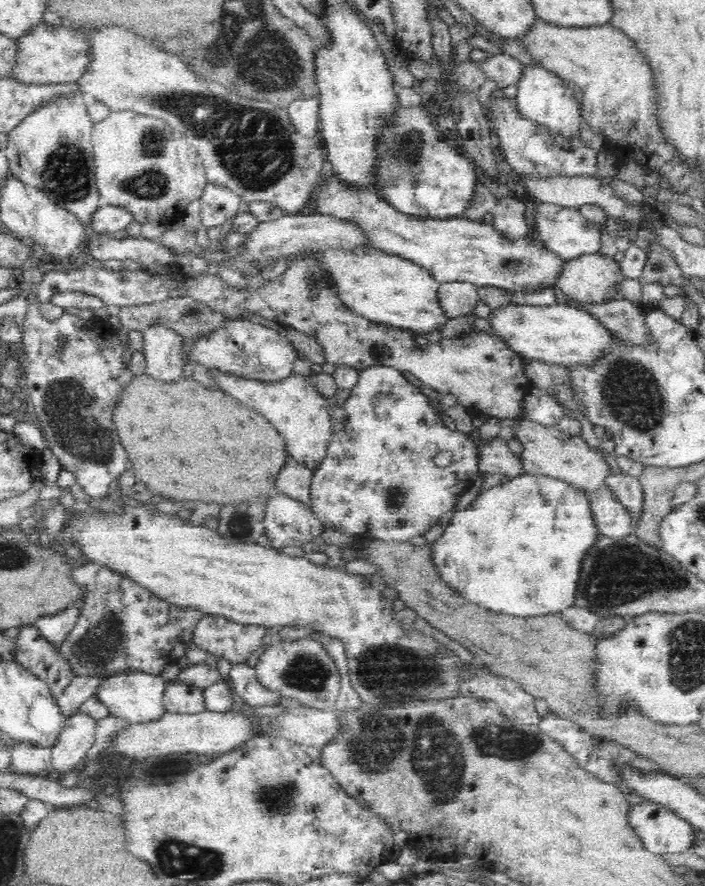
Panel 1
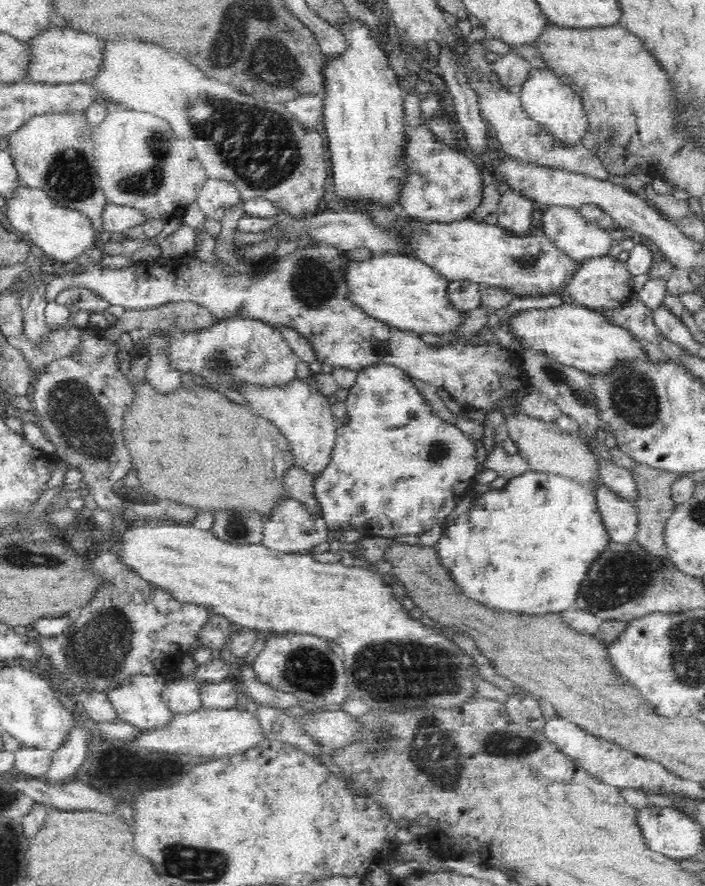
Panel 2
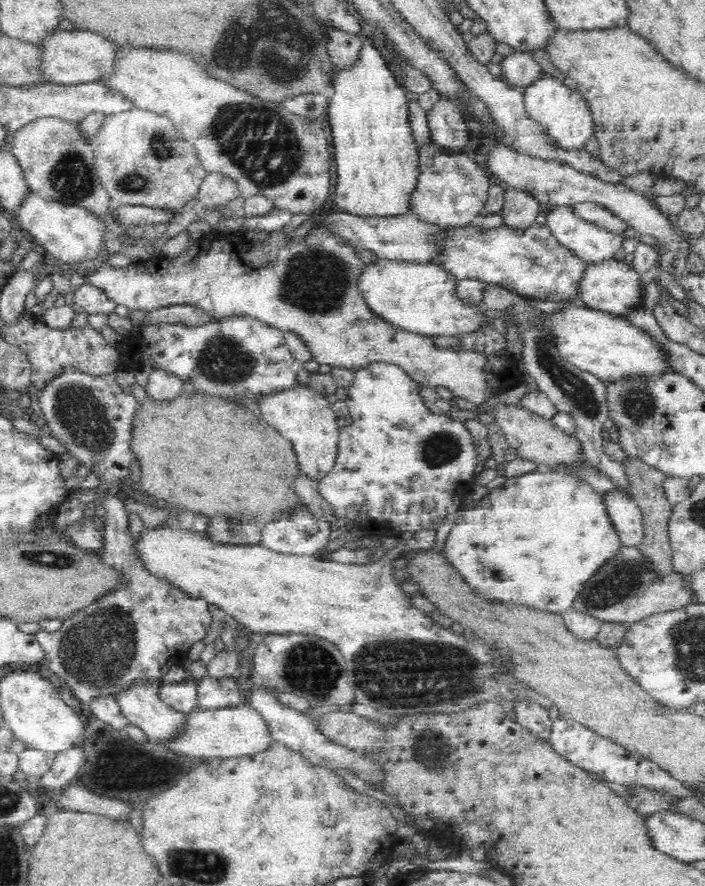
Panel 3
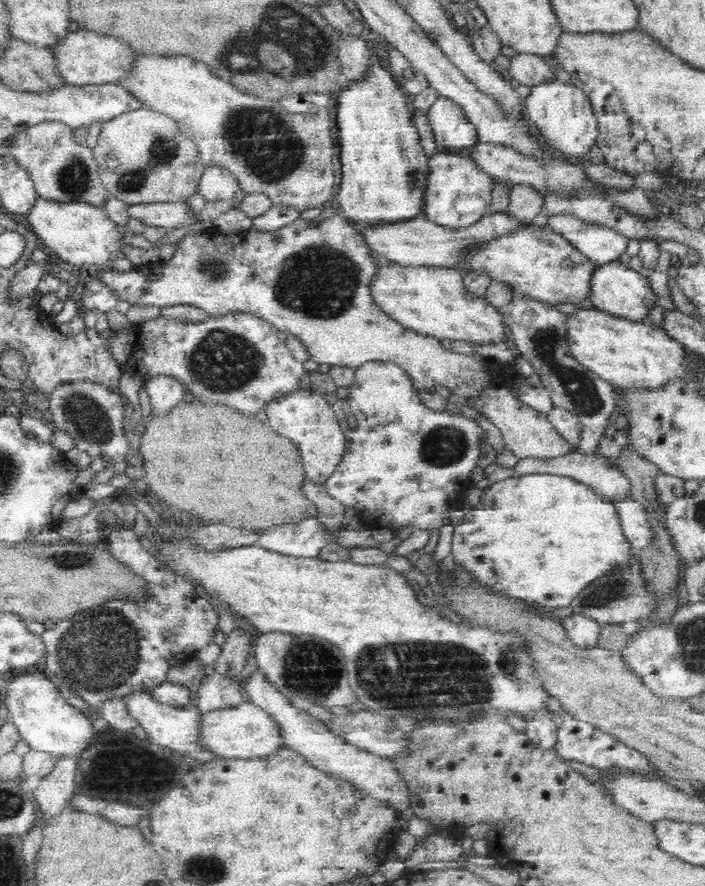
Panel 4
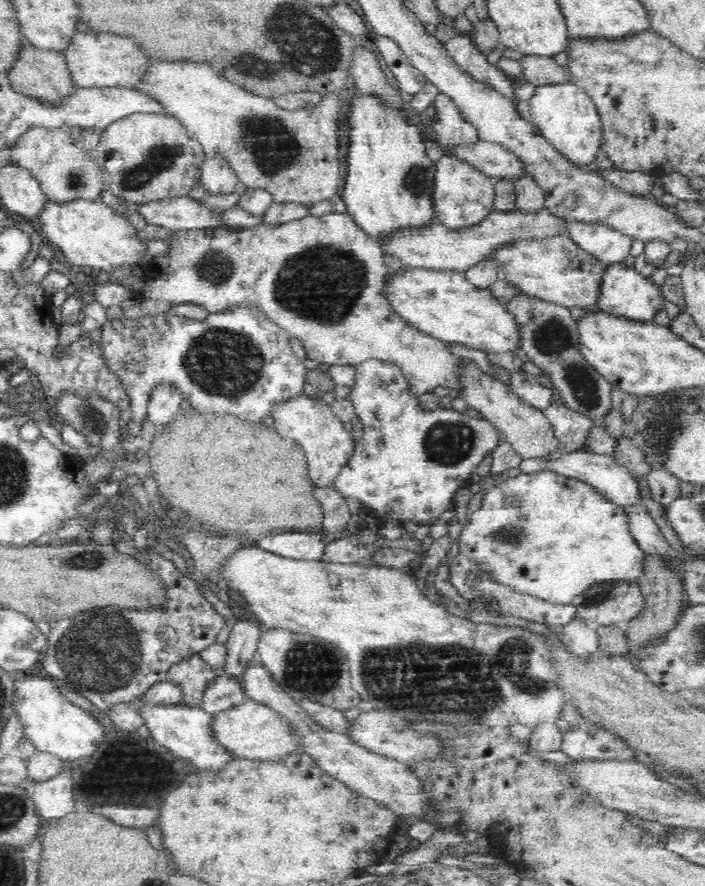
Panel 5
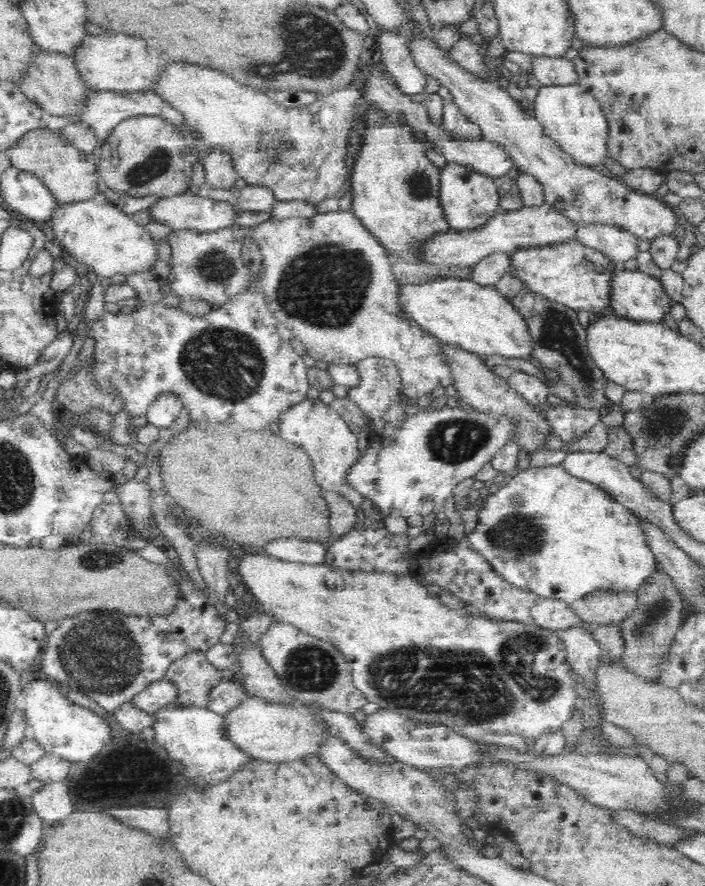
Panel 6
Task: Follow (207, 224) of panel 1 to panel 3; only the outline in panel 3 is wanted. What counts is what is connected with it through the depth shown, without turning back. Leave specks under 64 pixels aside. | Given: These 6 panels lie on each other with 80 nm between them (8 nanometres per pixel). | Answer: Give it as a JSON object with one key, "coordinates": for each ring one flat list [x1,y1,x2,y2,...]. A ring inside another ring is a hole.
{"coordinates":[[207,171,199,188,197,199,209,210,223,208,239,196,237,183,233,178,218,171]]}

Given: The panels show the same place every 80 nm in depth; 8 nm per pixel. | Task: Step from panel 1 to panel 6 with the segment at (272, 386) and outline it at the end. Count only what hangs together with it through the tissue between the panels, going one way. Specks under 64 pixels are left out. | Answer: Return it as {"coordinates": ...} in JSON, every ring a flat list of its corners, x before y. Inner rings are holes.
{"coordinates":[[310,400,300,403,288,410,280,422,280,430,276,431,289,444,301,447,308,454,316,482,320,483,324,491,337,492,359,508,364,495,358,489,354,489,352,483,348,483,348,472,363,456,358,448,358,436,329,404]]}

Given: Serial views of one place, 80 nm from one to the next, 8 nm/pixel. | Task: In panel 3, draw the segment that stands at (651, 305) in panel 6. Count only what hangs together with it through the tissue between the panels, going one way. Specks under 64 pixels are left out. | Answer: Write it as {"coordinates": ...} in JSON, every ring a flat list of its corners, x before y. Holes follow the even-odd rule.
{"coordinates":[[610,258,604,262,590,263,584,280,580,282,578,303,616,317,626,317,644,305,644,286,642,275,625,261]]}

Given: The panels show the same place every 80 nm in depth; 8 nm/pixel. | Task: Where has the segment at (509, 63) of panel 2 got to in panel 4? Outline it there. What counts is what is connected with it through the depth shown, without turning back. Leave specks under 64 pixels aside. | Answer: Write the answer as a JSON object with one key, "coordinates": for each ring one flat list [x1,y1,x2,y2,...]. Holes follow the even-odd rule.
{"coordinates":[[520,53,510,57,509,68,505,74,514,78,518,83,529,87,542,82,558,81,558,74,550,66,550,62,543,60,536,54]]}

